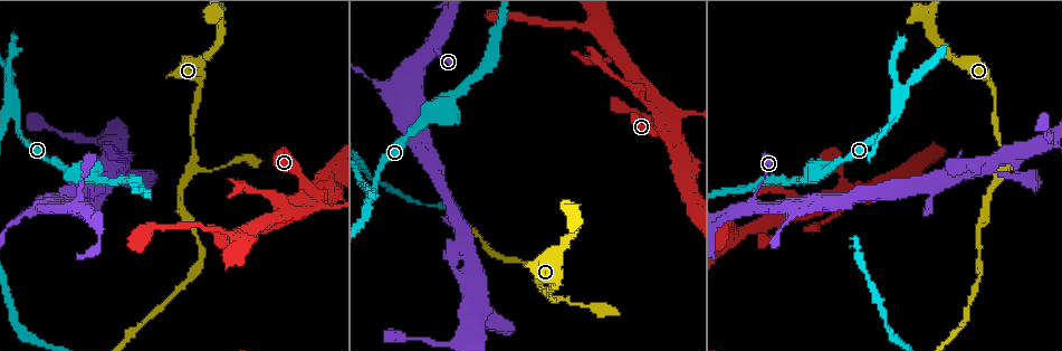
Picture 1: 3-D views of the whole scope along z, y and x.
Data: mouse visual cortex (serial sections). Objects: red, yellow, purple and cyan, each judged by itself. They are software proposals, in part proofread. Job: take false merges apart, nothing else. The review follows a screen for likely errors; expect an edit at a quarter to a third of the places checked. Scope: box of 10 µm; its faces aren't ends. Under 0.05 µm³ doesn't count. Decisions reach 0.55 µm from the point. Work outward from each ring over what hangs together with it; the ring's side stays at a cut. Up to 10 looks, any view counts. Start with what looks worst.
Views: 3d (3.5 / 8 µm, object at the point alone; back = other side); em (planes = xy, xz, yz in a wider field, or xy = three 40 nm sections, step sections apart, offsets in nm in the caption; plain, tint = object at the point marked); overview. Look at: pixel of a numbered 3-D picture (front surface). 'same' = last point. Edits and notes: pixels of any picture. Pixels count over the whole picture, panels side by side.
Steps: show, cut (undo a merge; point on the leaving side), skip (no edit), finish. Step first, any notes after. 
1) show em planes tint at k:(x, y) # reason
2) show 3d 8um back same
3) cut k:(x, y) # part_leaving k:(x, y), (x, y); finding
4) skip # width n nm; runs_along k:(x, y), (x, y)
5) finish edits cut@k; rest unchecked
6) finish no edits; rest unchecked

show 3d 3.5um at 1:(903, 96)

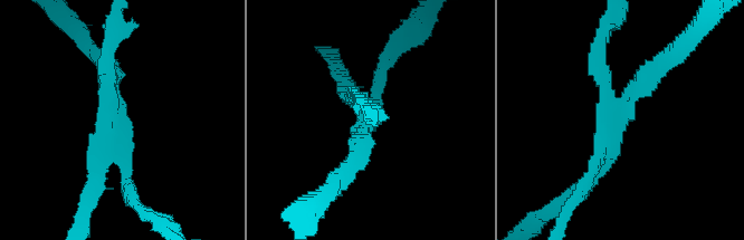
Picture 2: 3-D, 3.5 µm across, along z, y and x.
cut 2:(594, 70) # arm_widths 150, 200, 300 nm; part_leaving 2:(611, 113), (602, 78), (608, 24); a second cell is stuck on

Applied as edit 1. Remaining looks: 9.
show overview # see it whole again

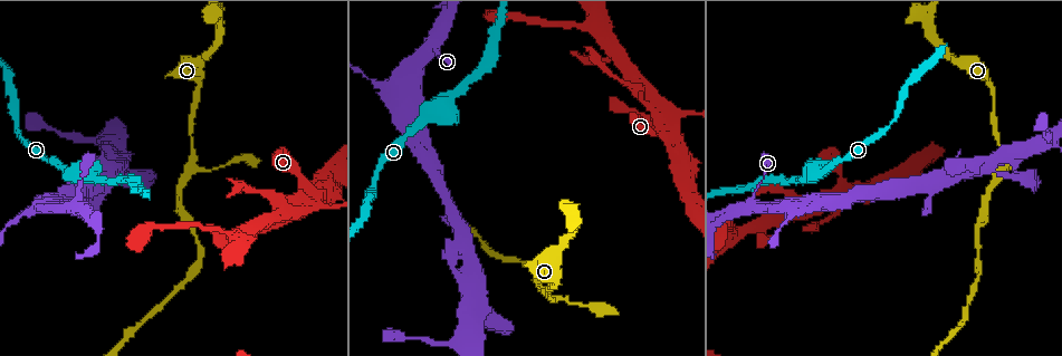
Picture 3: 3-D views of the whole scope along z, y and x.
show 3d 8um at 3:(664, 134) # two arms at a narrow angle

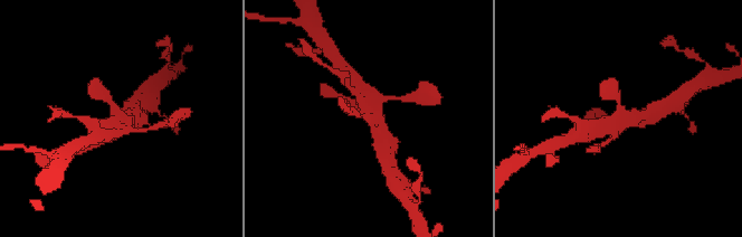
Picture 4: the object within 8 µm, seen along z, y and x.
show 3d 3.5um same # closer look

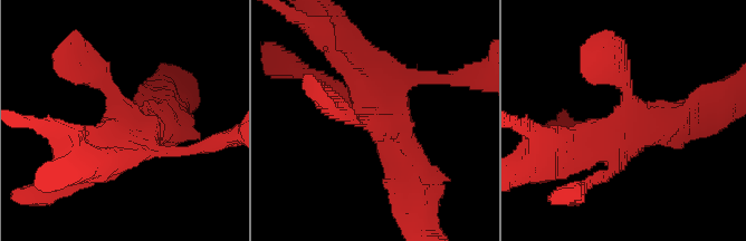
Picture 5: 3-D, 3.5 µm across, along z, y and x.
show em xy step 5 tint at 5:(122, 118) # need the tissue

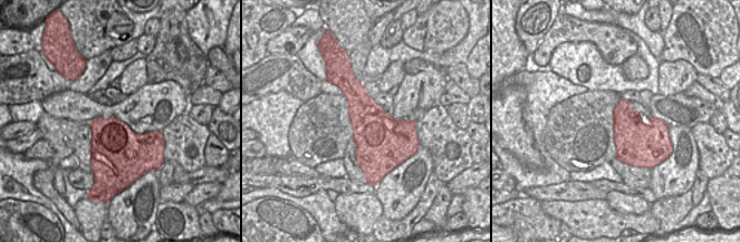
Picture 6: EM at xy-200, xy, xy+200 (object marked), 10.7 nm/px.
skip # runs_along 5:(76, 61), (121, 109), (107, 157); one cell here

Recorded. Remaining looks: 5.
show 3d 3.5um at 3:(63, 205) # arms run side by side

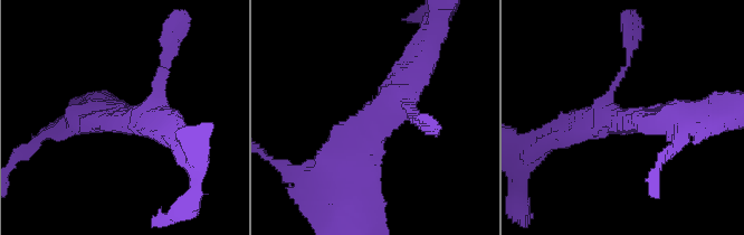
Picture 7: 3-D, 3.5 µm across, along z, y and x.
show em planes plain at 7:(373, 138)

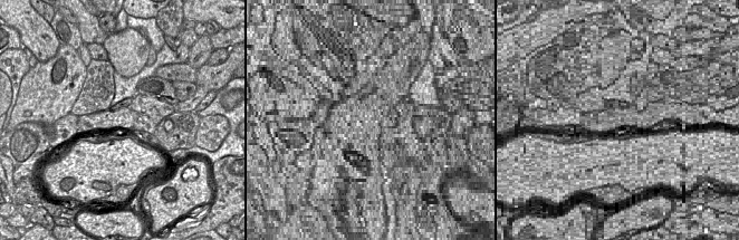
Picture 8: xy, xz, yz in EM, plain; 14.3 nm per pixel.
show em planes tint same # with the object marked

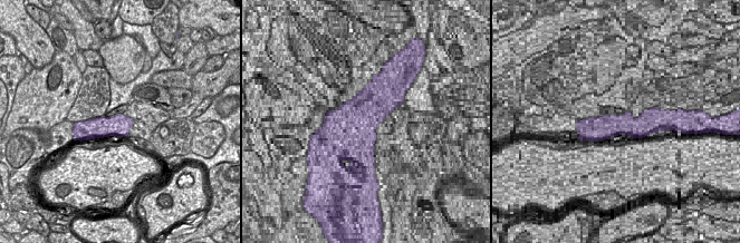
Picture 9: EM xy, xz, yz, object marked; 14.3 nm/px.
skip # runs_along 7:(408, 105), (377, 125), (353, 206); continuous, no second cell

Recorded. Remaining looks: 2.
finish edits cut@2; rest unchecked

